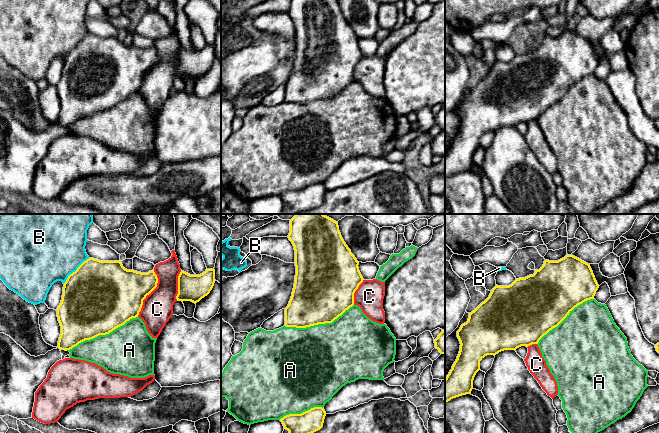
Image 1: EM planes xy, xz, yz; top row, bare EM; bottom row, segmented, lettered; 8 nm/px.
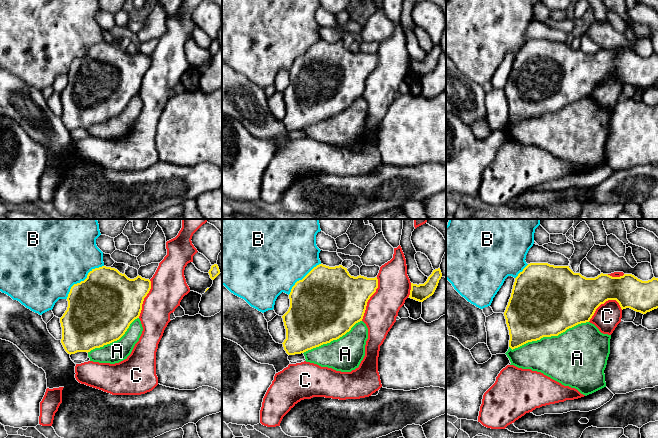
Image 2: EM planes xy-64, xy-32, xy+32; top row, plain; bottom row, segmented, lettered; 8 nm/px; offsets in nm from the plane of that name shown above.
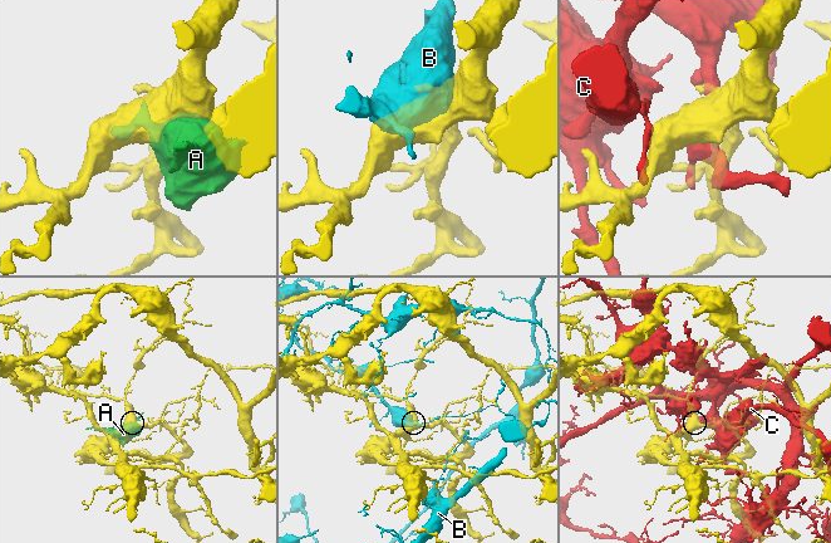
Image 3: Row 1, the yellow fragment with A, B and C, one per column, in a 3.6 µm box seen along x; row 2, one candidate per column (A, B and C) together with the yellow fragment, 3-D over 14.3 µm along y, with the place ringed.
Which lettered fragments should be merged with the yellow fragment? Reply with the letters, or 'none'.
none

